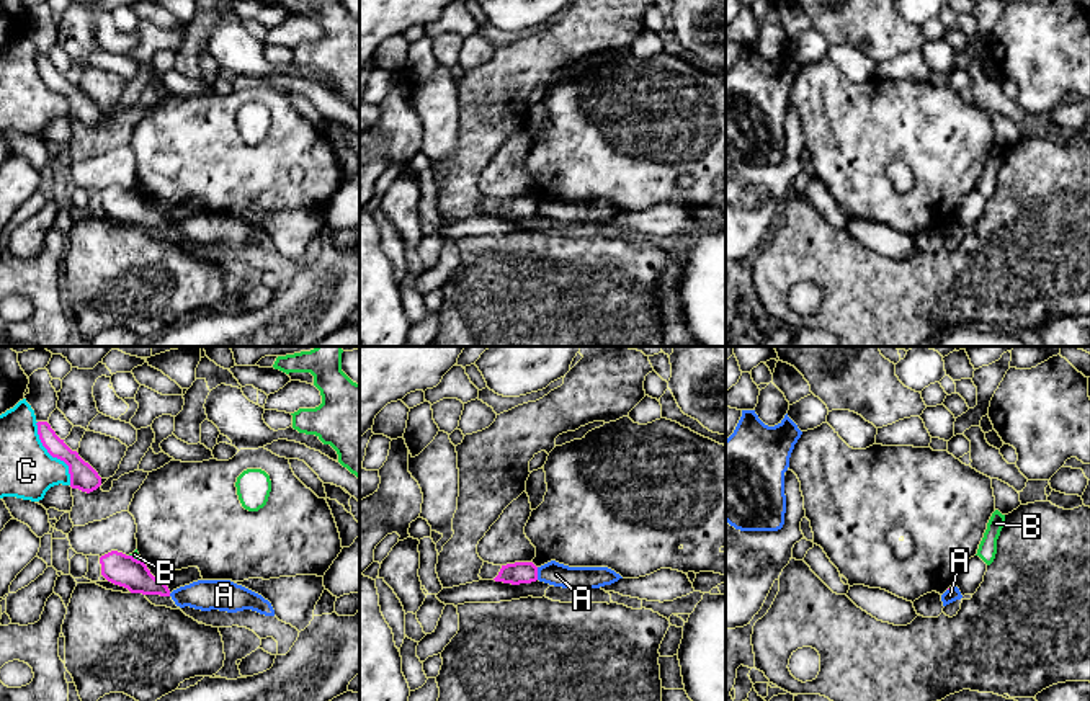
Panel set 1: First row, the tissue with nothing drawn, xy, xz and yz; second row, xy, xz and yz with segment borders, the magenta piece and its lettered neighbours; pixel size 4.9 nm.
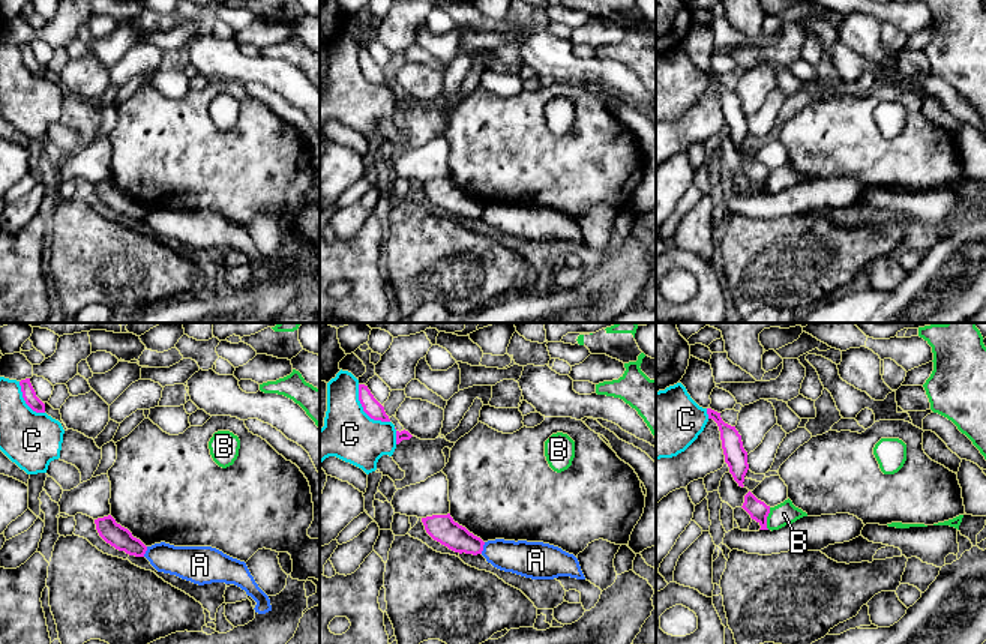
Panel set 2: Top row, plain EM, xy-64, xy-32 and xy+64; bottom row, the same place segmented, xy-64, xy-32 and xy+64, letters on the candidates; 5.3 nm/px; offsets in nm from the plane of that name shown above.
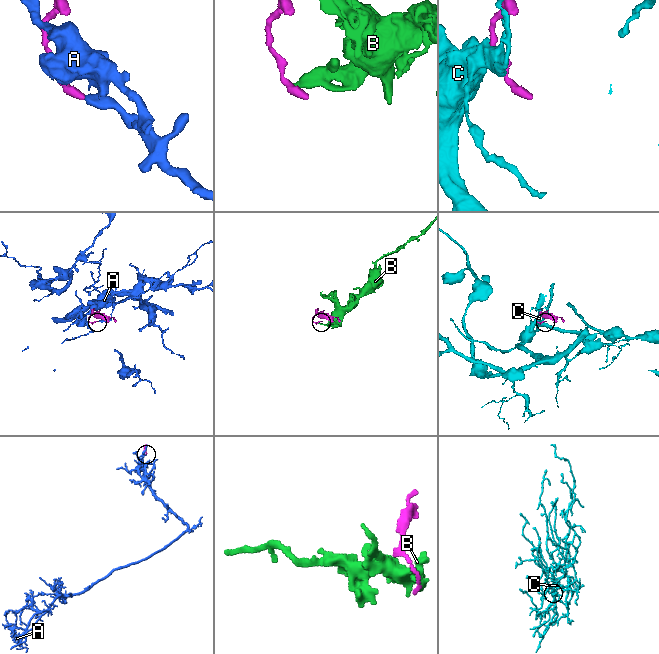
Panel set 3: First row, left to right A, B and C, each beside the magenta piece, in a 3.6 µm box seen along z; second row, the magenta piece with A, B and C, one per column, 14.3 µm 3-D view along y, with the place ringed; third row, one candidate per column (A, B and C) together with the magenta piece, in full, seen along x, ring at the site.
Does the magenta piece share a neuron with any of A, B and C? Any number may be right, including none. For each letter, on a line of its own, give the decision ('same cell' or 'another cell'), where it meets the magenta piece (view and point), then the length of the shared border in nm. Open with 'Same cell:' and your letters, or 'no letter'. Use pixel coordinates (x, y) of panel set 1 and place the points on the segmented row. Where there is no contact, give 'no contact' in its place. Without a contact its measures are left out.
Same cell: no letter
A: another cell; contact xz (536, 574); length 60 nm
B: another cell; contact xy (133, 558); length 70 nm
C: another cell; contact xy (53, 456); length 360 nm

